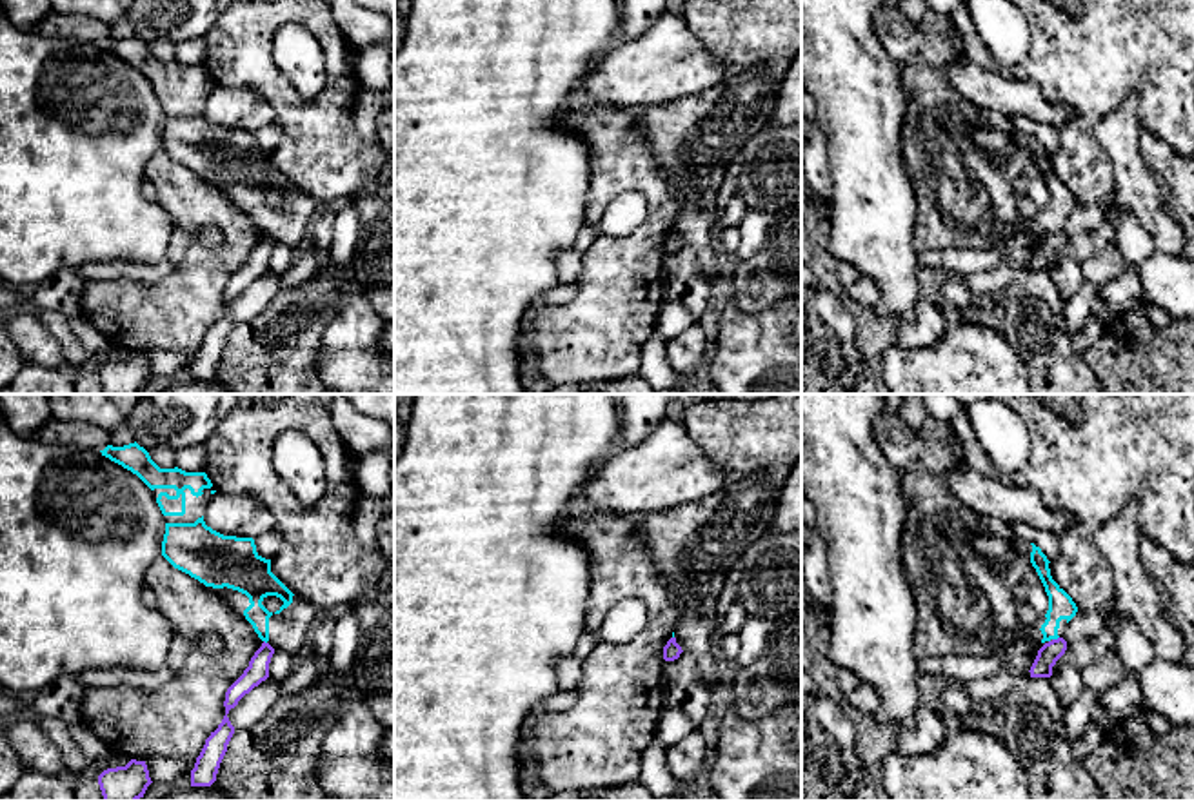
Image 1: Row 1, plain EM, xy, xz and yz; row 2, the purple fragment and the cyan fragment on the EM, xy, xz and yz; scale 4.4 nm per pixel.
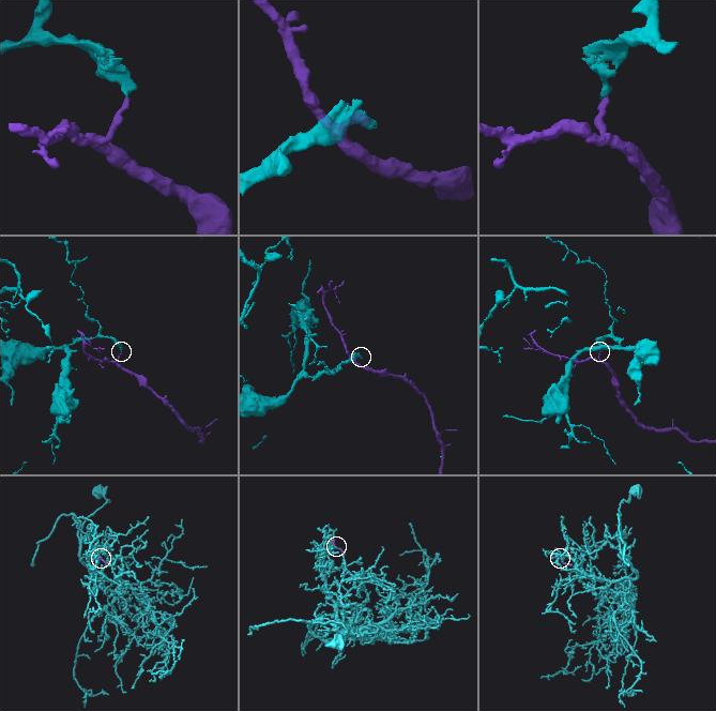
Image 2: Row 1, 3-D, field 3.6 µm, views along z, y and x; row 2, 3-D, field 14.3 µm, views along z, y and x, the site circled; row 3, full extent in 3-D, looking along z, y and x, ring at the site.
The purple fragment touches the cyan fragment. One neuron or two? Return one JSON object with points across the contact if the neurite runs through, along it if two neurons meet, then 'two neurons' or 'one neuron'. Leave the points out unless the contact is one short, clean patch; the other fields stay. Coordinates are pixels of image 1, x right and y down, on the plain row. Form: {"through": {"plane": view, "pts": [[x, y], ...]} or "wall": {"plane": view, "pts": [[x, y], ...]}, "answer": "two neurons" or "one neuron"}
{"wall": {"plane": "yz", "pts": [[1058, 229], [1053, 233]]}, "answer": "two neurons"}

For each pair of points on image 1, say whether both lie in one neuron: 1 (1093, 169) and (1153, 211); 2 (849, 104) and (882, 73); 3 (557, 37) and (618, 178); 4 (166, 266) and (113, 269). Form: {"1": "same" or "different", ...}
{"1": "different", "2": "same", "3": "different", "4": "same"}

